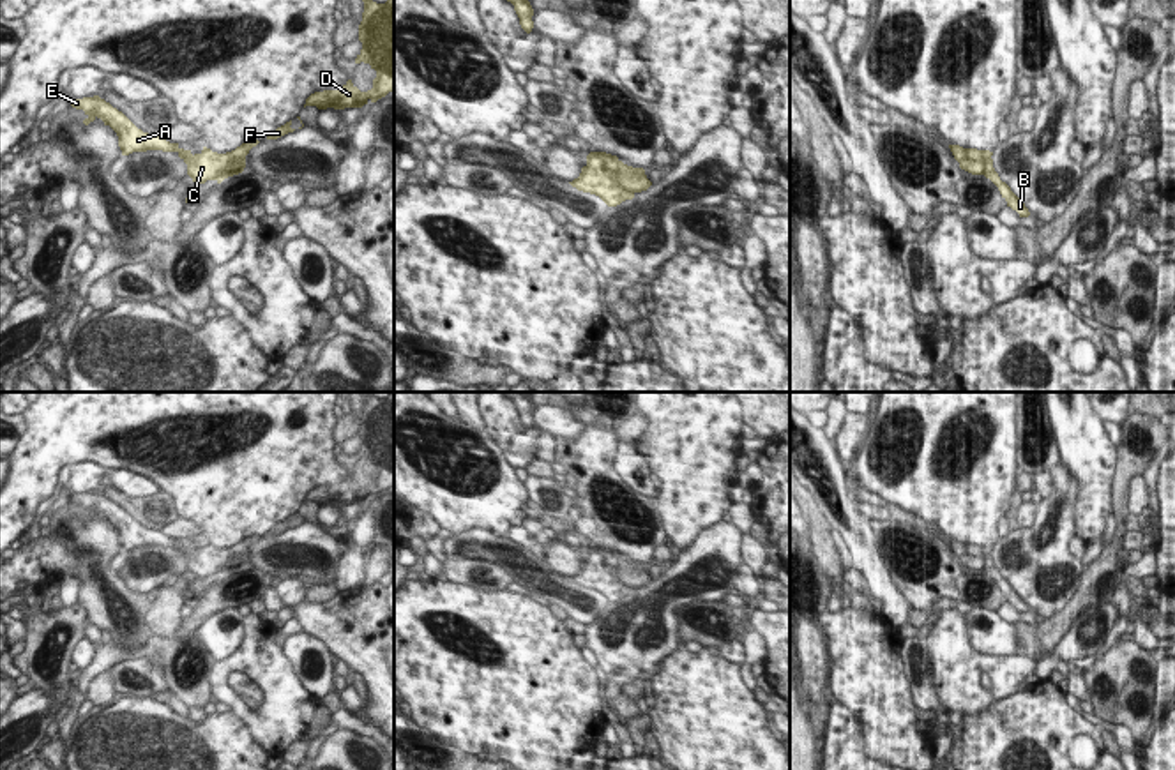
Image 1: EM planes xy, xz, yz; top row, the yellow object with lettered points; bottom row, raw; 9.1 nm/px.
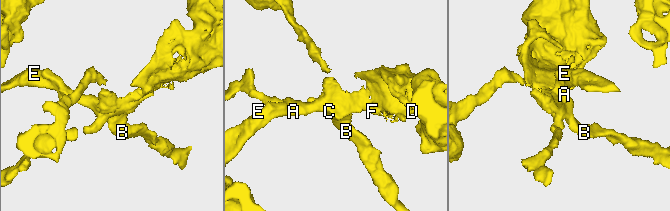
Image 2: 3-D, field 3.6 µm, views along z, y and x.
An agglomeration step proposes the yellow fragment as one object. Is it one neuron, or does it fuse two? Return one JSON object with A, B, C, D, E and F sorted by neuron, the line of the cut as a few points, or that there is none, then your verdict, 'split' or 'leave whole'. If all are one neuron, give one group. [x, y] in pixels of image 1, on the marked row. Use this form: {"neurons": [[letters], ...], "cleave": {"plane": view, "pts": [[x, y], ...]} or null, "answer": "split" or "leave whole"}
{"neurons": [["A", "B", "C", "D", "E"], ["F"]], "cleave": {"plane": "xz", "pts": [[622, 163], [615, 182], [633, 193]]}, "answer": "split"}

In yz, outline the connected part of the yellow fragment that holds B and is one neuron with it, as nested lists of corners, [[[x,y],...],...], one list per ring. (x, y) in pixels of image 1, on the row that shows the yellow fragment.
[[[949,145],[954,159],[959,162],[963,159],[974,159],[982,162],[984,168],[984,177],[989,178],[1000,191],[1002,198],[1007,201],[1007,207],[1011,207],[1012,210],[1016,210],[1020,214],[1020,217],[1028,217],[1030,212],[1025,207],[1025,203],[1011,191],[1011,187],[1000,180],[998,173],[993,168],[993,152],[989,150],[977,150],[977,148],[963,148],[959,145]]]

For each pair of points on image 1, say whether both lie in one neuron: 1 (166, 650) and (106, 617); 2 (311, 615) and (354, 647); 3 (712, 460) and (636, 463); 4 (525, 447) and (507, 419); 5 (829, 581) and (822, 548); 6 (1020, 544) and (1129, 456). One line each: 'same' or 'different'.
1: different
2: same
3: different
4: same
5: same
6: different

